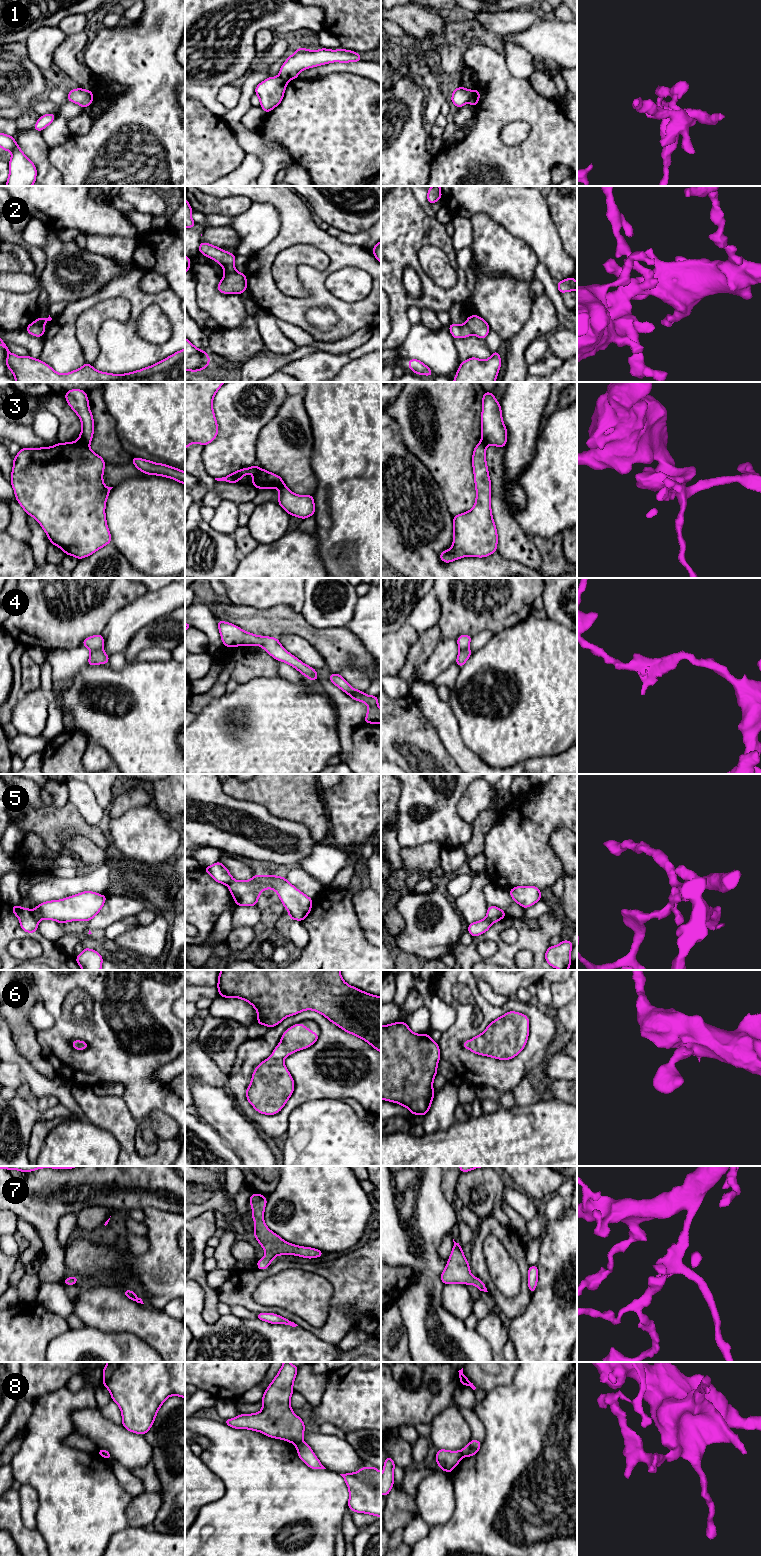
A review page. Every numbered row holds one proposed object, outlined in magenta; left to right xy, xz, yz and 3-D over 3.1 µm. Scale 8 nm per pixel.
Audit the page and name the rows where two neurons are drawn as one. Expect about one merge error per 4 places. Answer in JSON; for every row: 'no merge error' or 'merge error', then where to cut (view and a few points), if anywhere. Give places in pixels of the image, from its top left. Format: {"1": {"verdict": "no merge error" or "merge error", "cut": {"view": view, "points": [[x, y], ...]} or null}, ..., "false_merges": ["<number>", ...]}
{"1": {"verdict": "merge error", "cut": {"view": "yz", "points": [[472, 91], [468, 101]]}}, "2": {"verdict": "merge error", "cut": {"view": "xz", "points": [[237, 271], [225, 274]]}}, "3": {"verdict": "merge error", "cut": {"view": "xy", "points": [[78, 439], [88, 445]]}}, "4": {"verdict": "no merge error", "cut": null}, "5": {"verdict": "merge error", "cut": {"view": "xy", "points": [[30, 910], [37, 922]]}}, "6": {"verdict": "no merge error", "cut": null}, "7": {"verdict": "no merge error", "cut": null}, "8": {"verdict": "merge error", "cut": {"view": "xz", "points": [[302, 1441], [296, 1444]]}}, "false_merges": ["1", "2", "3", "5", "8"]}

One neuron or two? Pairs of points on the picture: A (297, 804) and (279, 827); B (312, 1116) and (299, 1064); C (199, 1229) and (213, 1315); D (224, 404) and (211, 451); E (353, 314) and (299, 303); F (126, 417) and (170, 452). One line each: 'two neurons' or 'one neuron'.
A: two neurons
B: two neurons
C: one neuron
D: one neuron
E: one neuron
F: one neuron

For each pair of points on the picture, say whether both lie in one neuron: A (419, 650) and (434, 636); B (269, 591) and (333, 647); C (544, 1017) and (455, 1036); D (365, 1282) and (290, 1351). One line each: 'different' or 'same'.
A: same
B: different
C: same
D: different

